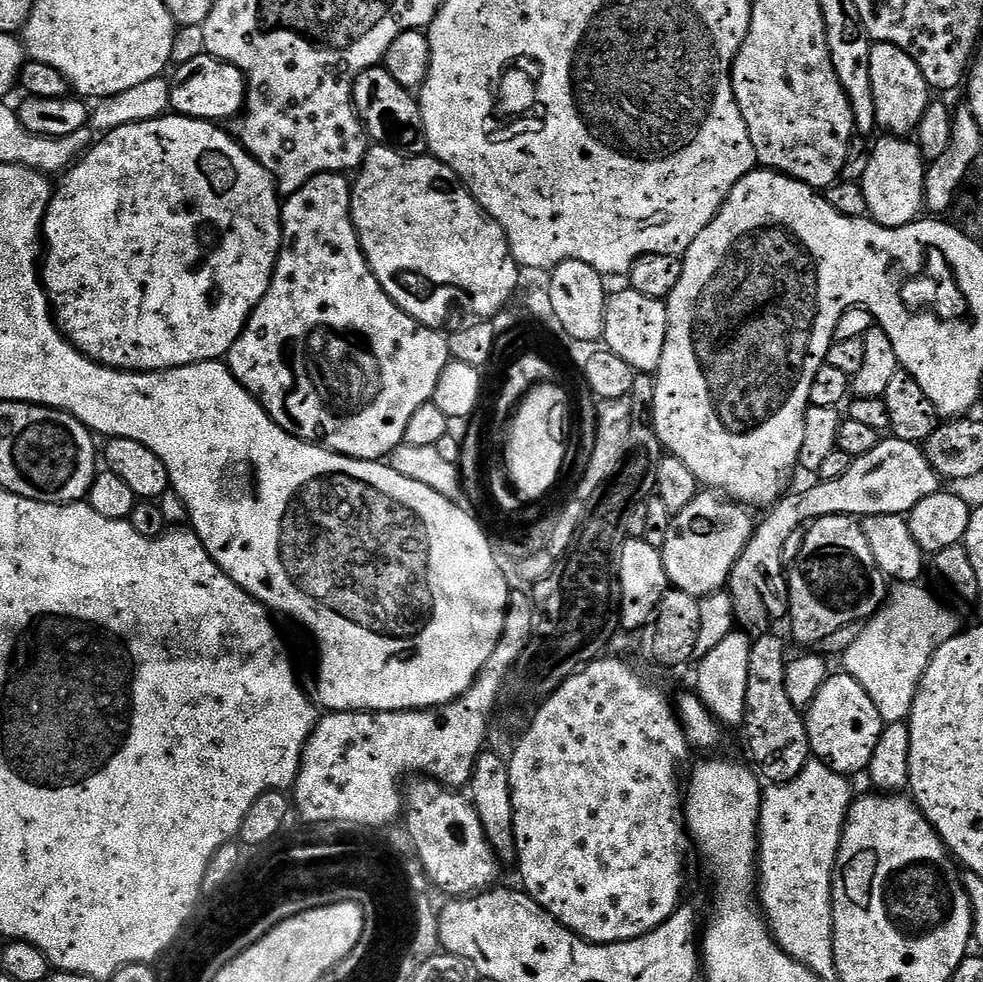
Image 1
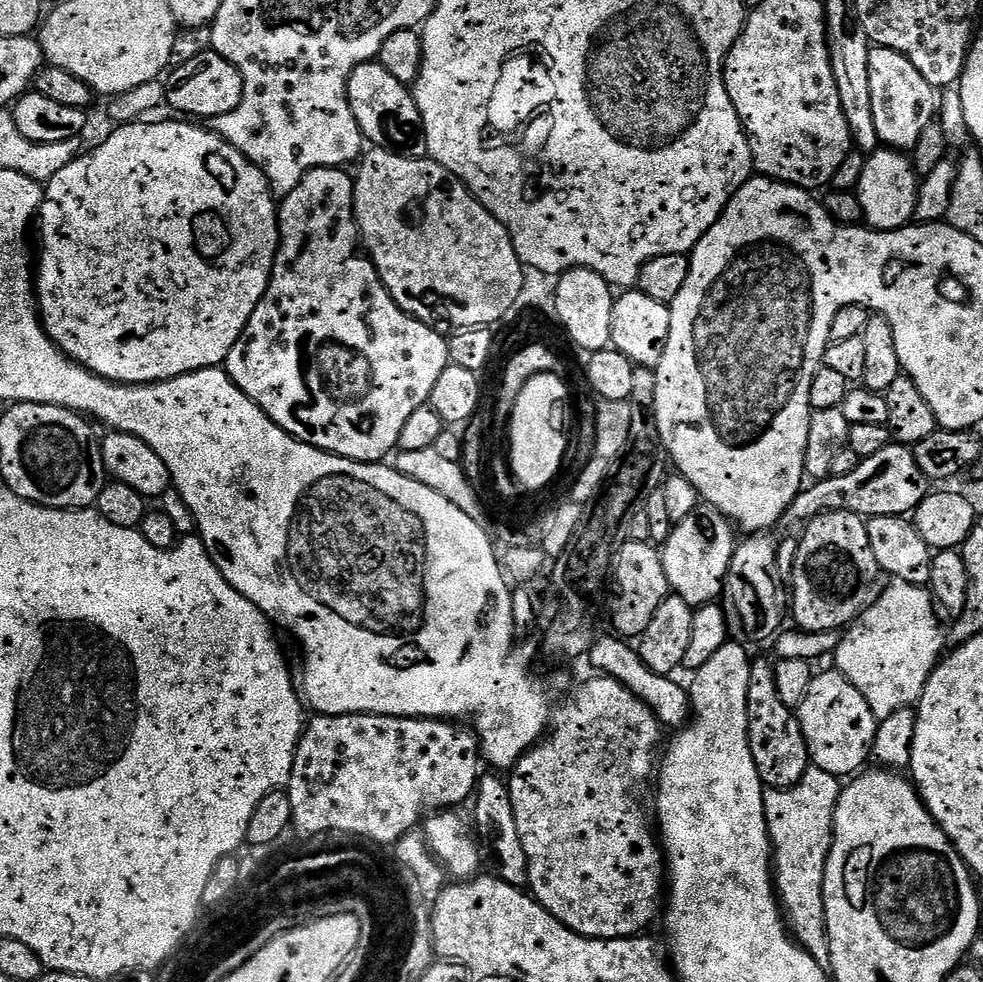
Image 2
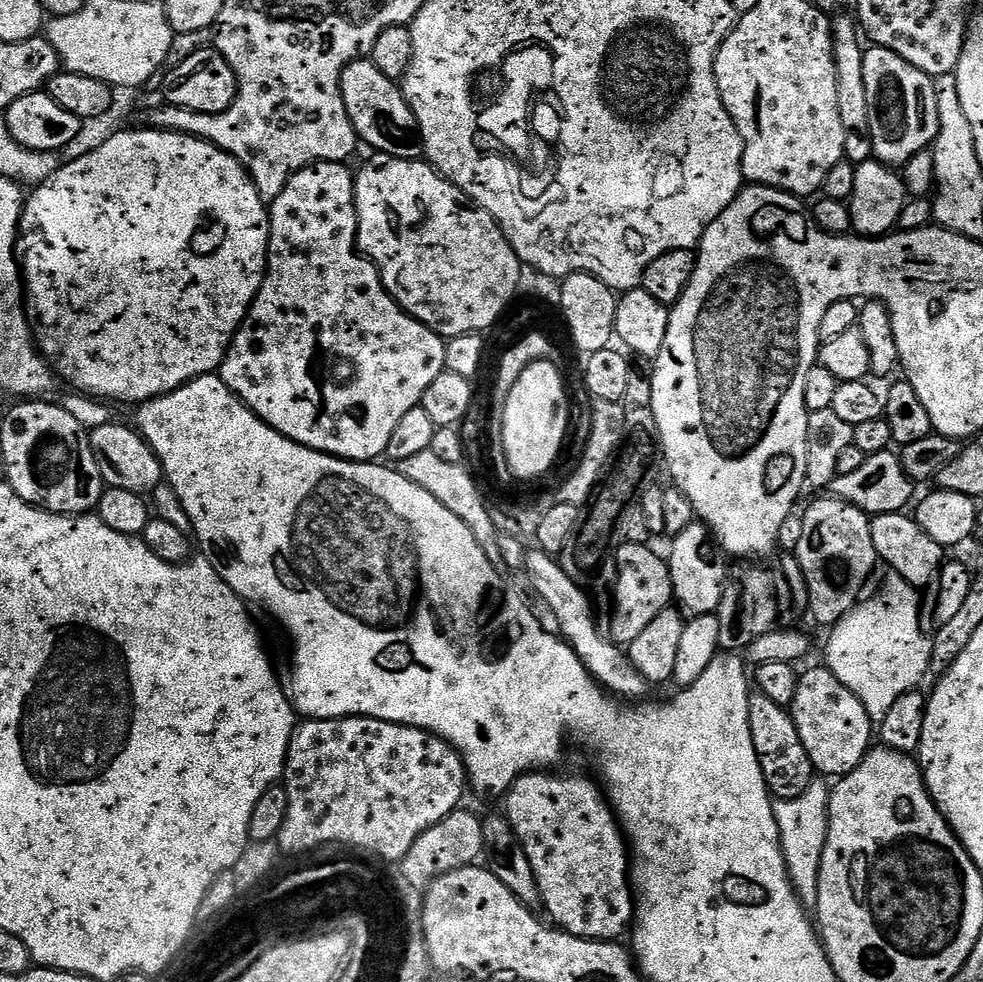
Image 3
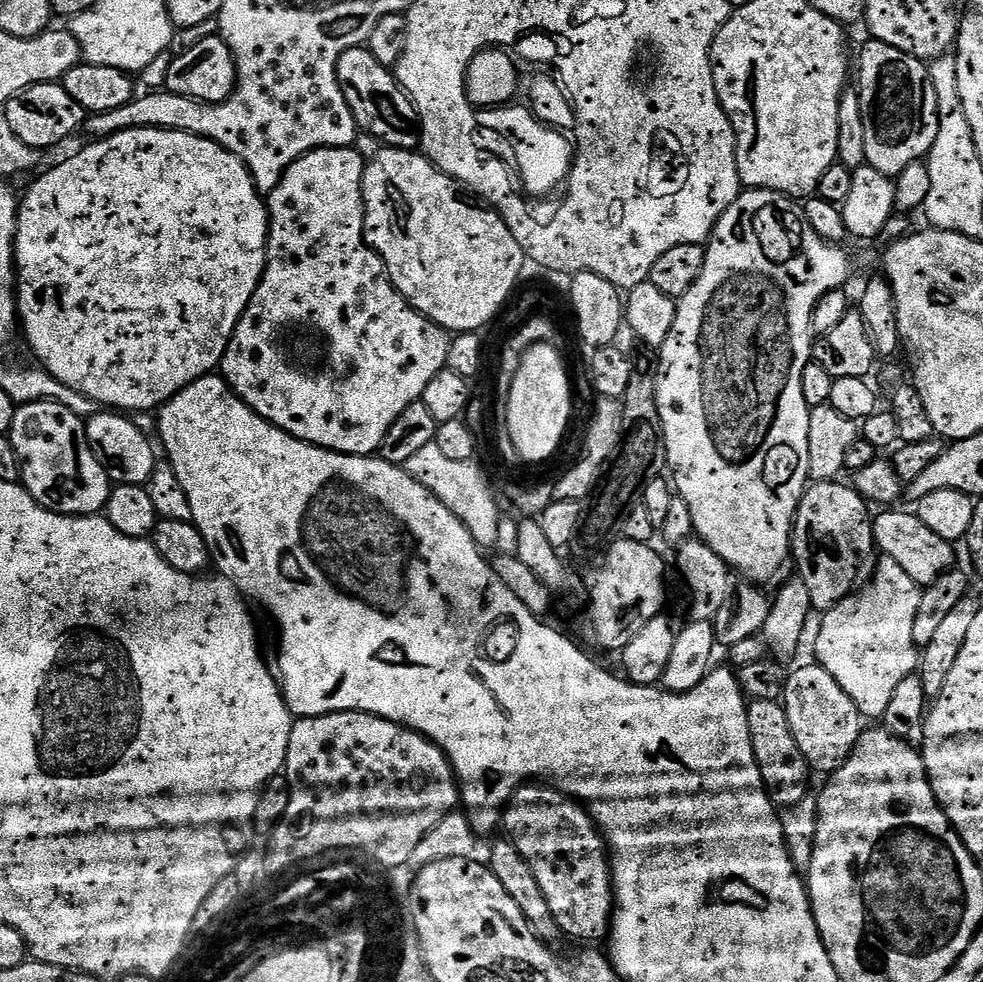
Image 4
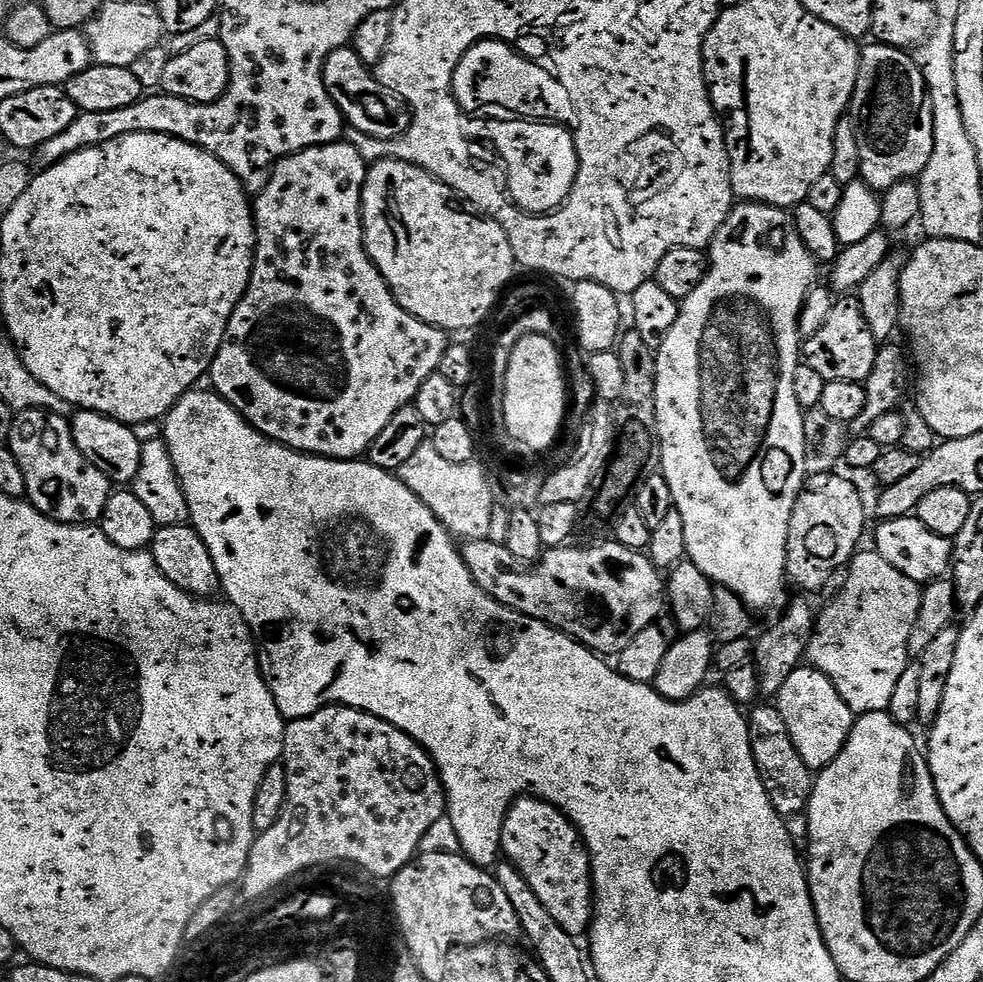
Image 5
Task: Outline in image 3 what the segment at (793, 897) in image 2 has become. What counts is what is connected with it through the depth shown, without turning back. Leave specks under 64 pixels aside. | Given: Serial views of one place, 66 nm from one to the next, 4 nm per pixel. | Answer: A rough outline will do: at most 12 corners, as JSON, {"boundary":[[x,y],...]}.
{"boundary":[[829,785],[772,805],[788,878],[816,903]]}

